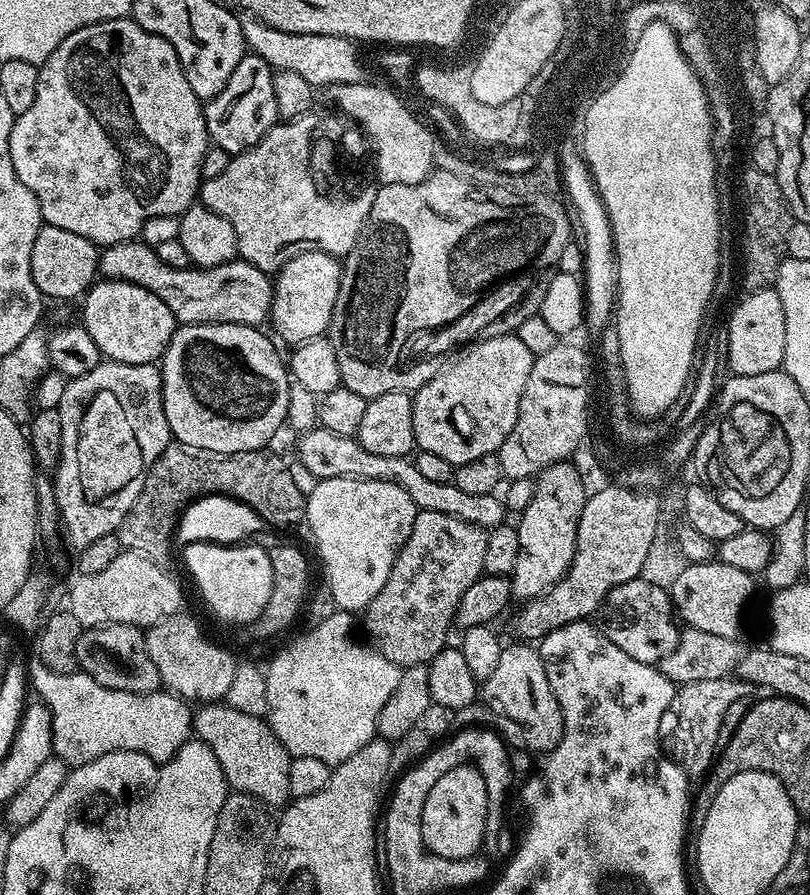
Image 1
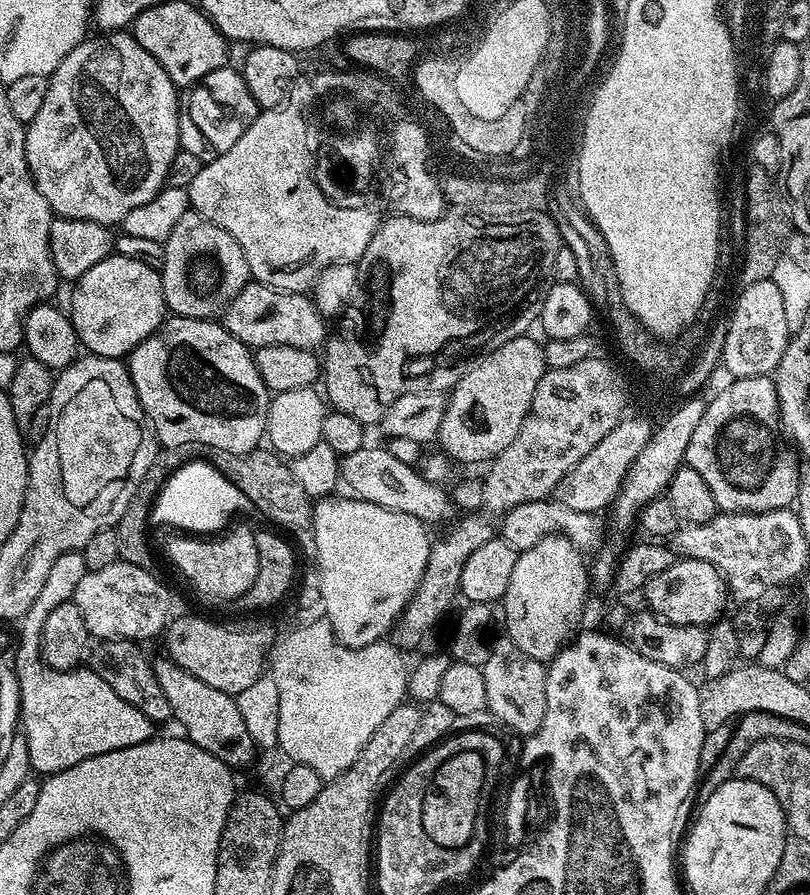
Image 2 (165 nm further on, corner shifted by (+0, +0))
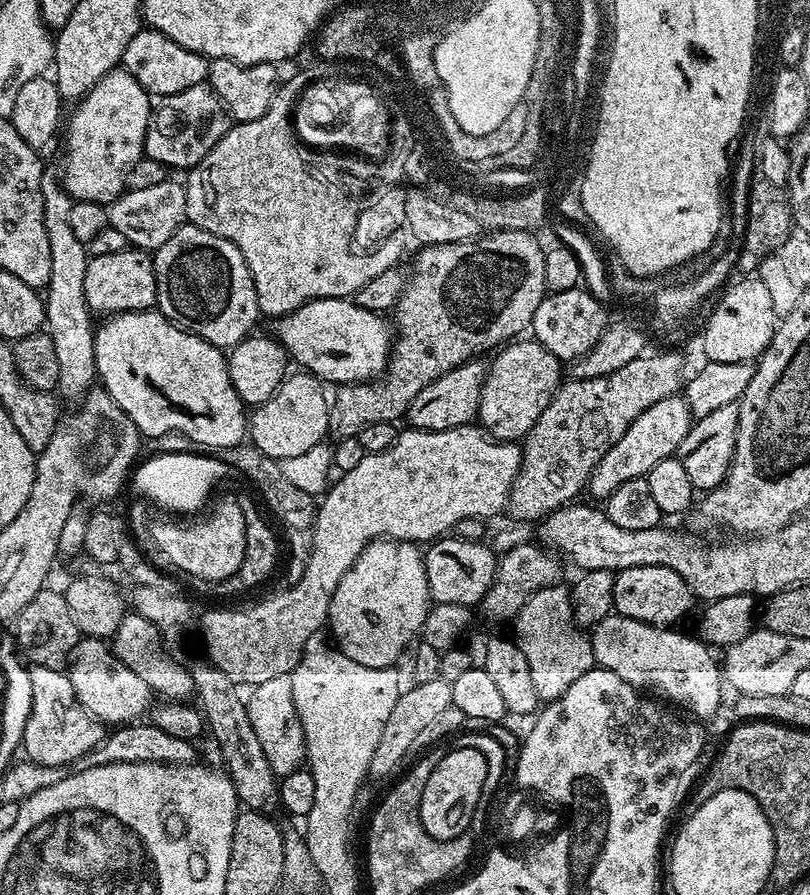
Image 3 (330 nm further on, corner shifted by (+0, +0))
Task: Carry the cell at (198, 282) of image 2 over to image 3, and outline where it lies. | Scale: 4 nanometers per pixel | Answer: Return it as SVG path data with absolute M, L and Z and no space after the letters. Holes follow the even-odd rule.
M185 222L178 231L170 234L170 238L163 246L155 249L152 265L156 275L155 307L172 323L186 332L200 336L215 348L230 350L255 329L252 327L255 326L256 319L261 319L262 313L254 290L254 278L246 266L246 258L242 258L234 242L218 234L210 234L198 226Z

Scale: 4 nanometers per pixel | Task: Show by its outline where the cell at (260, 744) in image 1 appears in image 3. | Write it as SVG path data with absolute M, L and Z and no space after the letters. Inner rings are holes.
M135 610L129 611L116 623L116 632L110 638L112 653L120 659L129 670L134 670L142 682L160 698L168 702L184 702L193 695L192 673L185 665L178 663L168 651L160 637L158 626L139 616Z

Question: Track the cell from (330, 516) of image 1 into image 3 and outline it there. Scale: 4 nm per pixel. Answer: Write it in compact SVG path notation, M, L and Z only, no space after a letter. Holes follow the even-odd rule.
M373 540L364 547L362 554L358 554L354 566L350 566L350 570L346 570L346 574L338 582L328 607L327 627L332 628L331 639L335 647L346 654L346 658L354 658L354 662L361 666L391 668L397 663L395 660L403 654L404 647L412 639L411 644L417 639L428 617L430 597L424 552L416 548L419 547L411 540Z

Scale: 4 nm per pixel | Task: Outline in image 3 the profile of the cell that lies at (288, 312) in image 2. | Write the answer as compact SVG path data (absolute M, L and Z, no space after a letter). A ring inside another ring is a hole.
M331 296L325 300L312 300L293 312L287 312L285 316L275 321L275 339L279 340L285 352L293 361L296 360L301 369L311 372L317 380L327 382L332 386L342 384L358 384L367 382L388 366L388 353L392 351L394 339L393 329L384 321L385 317L378 312L371 312L362 306L358 306L355 299Z

